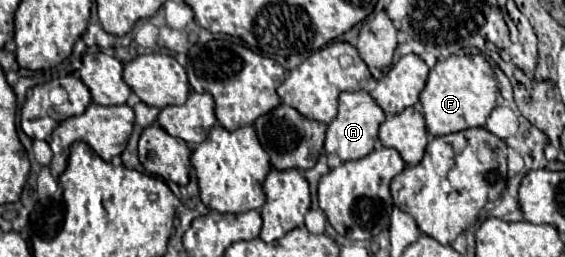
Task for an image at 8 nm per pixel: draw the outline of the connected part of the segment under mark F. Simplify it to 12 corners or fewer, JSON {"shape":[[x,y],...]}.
{"shape":[[450,55],[420,95],[428,133],[484,127],[498,81],[482,55]]}

